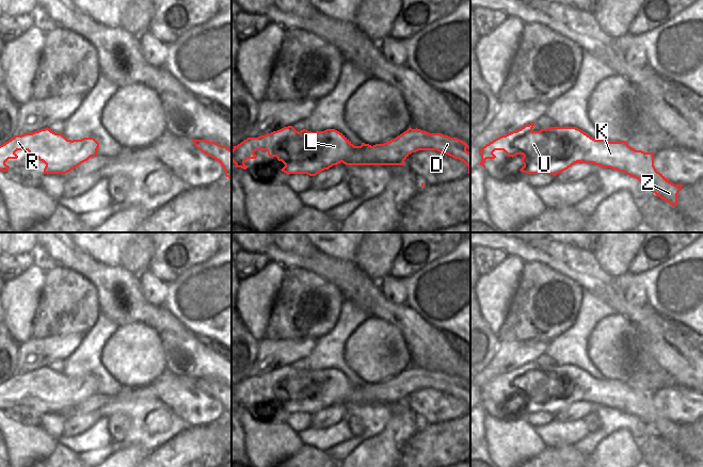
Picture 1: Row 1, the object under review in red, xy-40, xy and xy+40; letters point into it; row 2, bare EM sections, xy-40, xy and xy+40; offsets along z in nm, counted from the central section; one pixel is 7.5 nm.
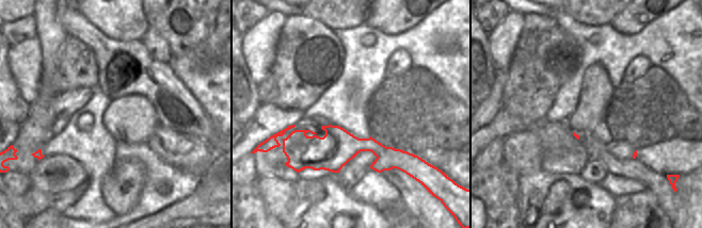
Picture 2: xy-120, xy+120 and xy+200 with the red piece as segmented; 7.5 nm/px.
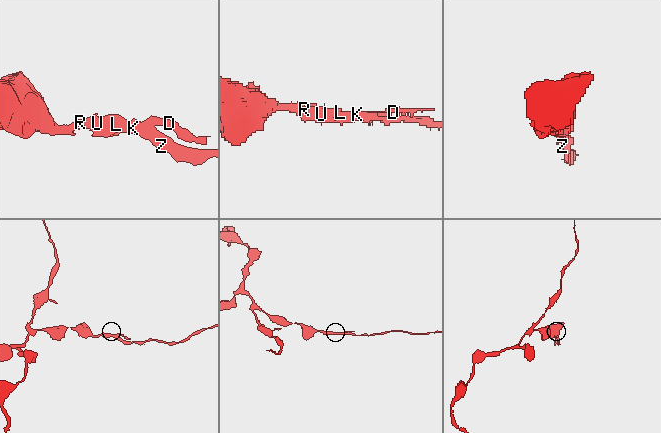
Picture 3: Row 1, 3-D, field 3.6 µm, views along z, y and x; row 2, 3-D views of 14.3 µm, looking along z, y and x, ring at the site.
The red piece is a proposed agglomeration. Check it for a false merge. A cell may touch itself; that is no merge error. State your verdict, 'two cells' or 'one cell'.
one cell

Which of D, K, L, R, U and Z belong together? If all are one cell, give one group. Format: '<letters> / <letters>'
D K L R U Z

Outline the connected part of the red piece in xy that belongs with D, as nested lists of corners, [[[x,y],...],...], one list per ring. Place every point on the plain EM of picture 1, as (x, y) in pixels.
[[[292,365],[284,366],[277,370],[260,374],[258,376],[247,376],[231,389],[231,400],[236,406],[246,408],[244,403],[247,398],[256,398],[256,389],[267,389],[269,396],[276,396],[285,405],[282,410],[289,413],[307,413],[316,415],[333,404],[343,402],[346,404],[404,404],[404,399],[418,389],[437,389],[454,398],[463,400],[468,405],[470,413],[470,391],[466,389],[468,384],[457,377],[444,374],[442,372],[429,372],[420,368],[411,366],[397,376],[373,385],[362,382],[361,385],[354,385],[342,372],[335,368],[324,370],[307,370],[306,368],[297,370]]]

